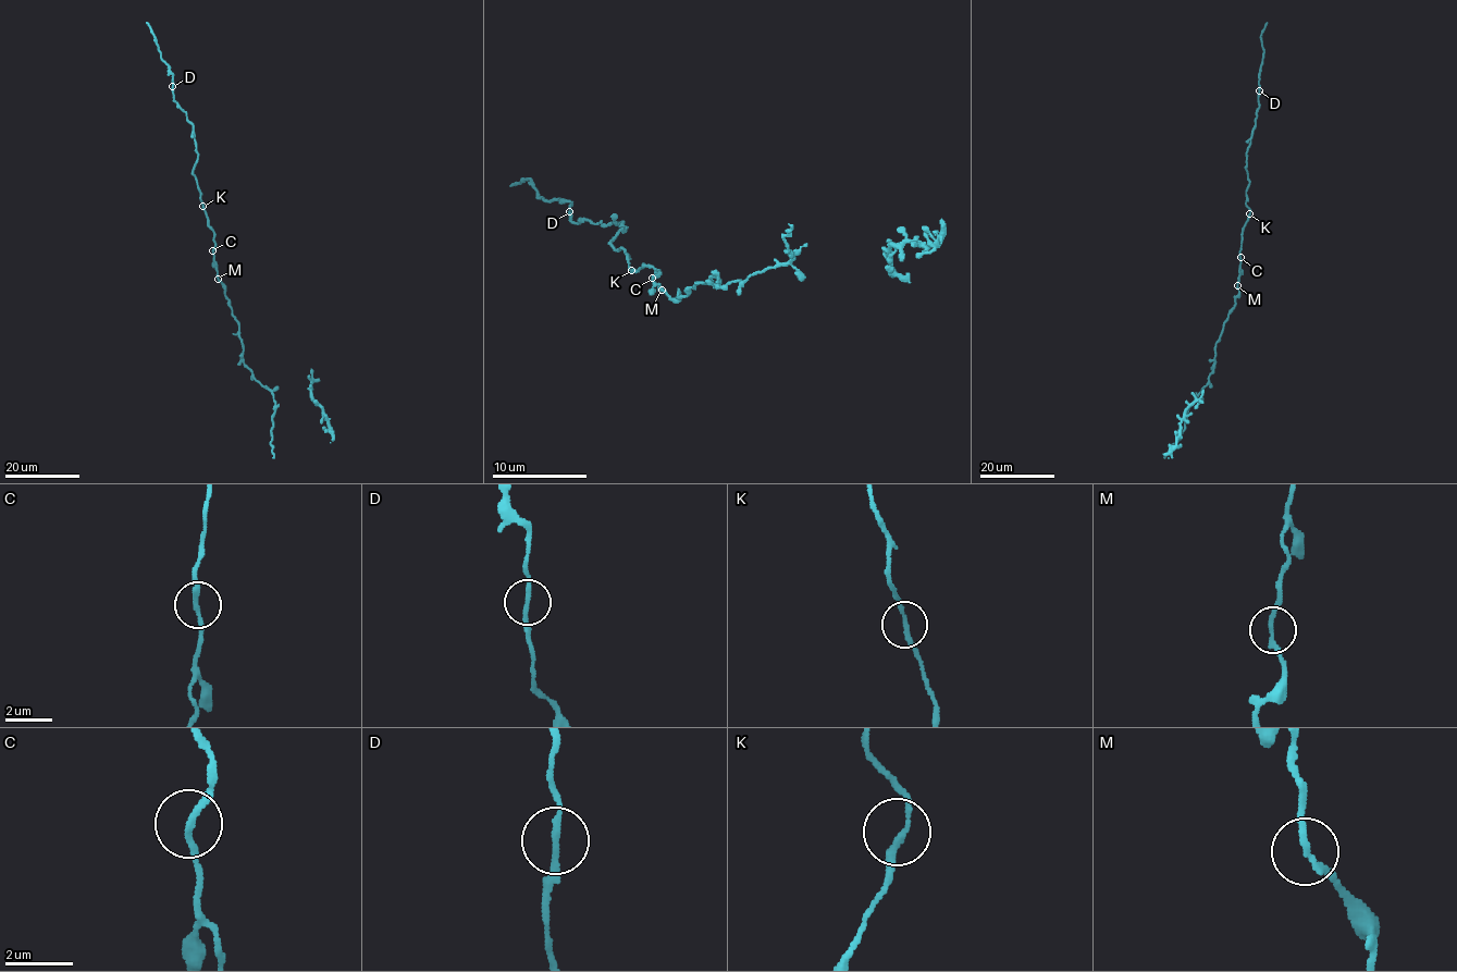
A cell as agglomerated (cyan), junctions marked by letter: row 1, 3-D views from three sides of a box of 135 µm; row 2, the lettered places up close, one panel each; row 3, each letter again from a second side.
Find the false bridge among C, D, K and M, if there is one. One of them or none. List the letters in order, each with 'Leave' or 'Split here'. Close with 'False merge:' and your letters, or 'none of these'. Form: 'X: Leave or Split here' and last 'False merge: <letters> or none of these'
C: Leave
D: Leave
K: Leave
M: Leave
False merge: none of these

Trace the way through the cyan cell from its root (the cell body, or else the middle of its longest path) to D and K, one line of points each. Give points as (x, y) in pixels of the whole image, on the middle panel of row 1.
D: (653, 286), (657, 269), (632, 272), (629, 253), (610, 243), (624, 221), (579, 222), (569, 211)
K: (653, 286), (657, 269), (644, 263), (638, 270), (631, 270)

